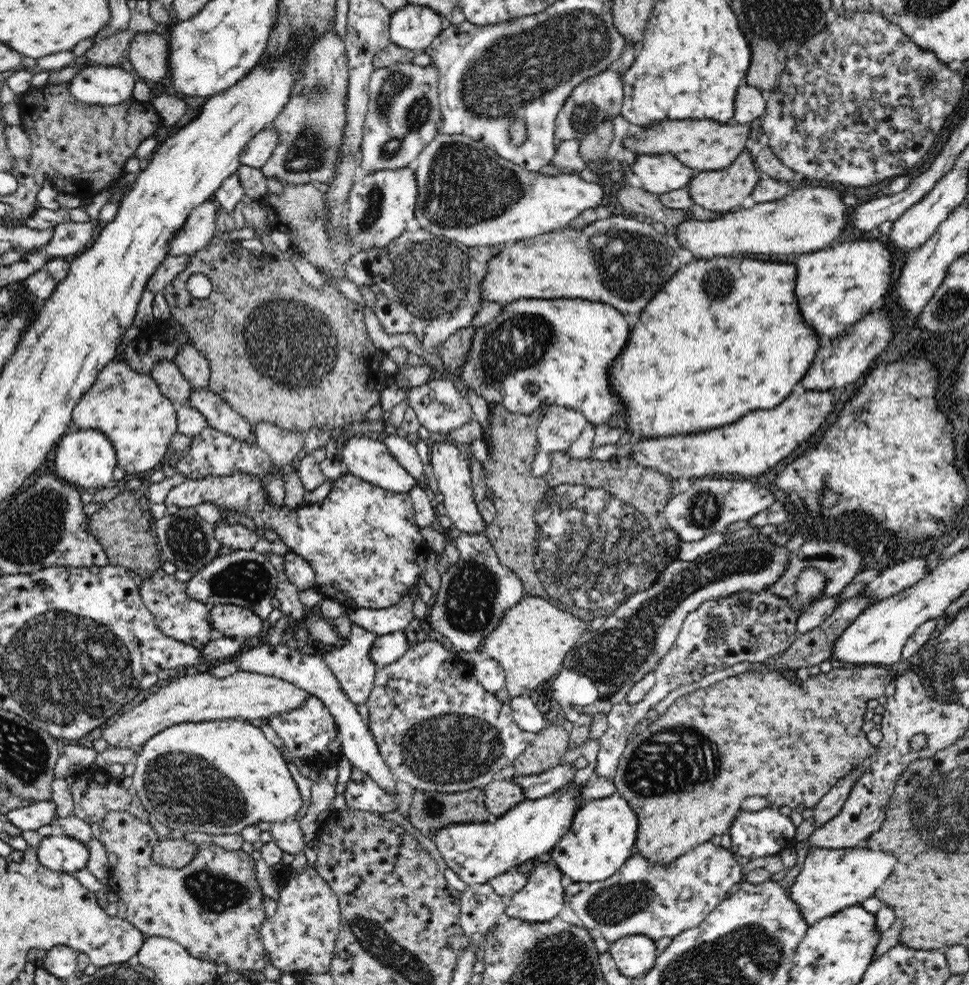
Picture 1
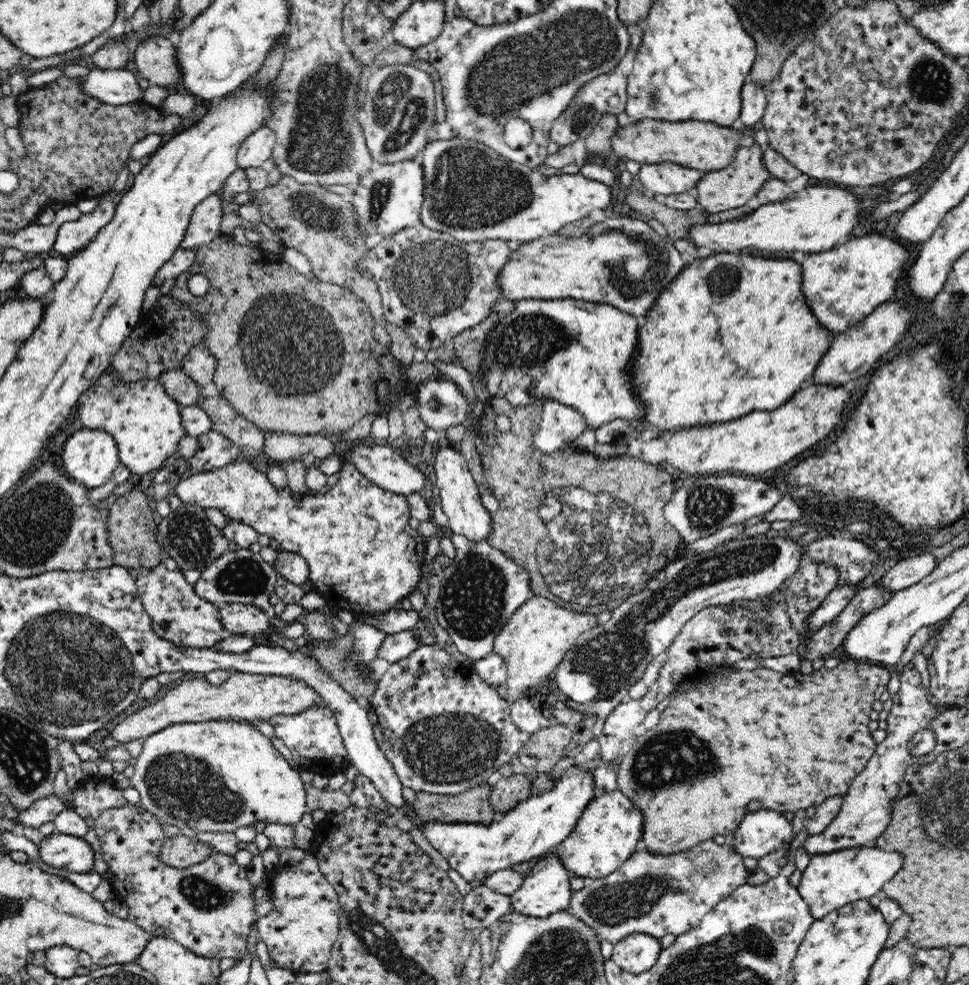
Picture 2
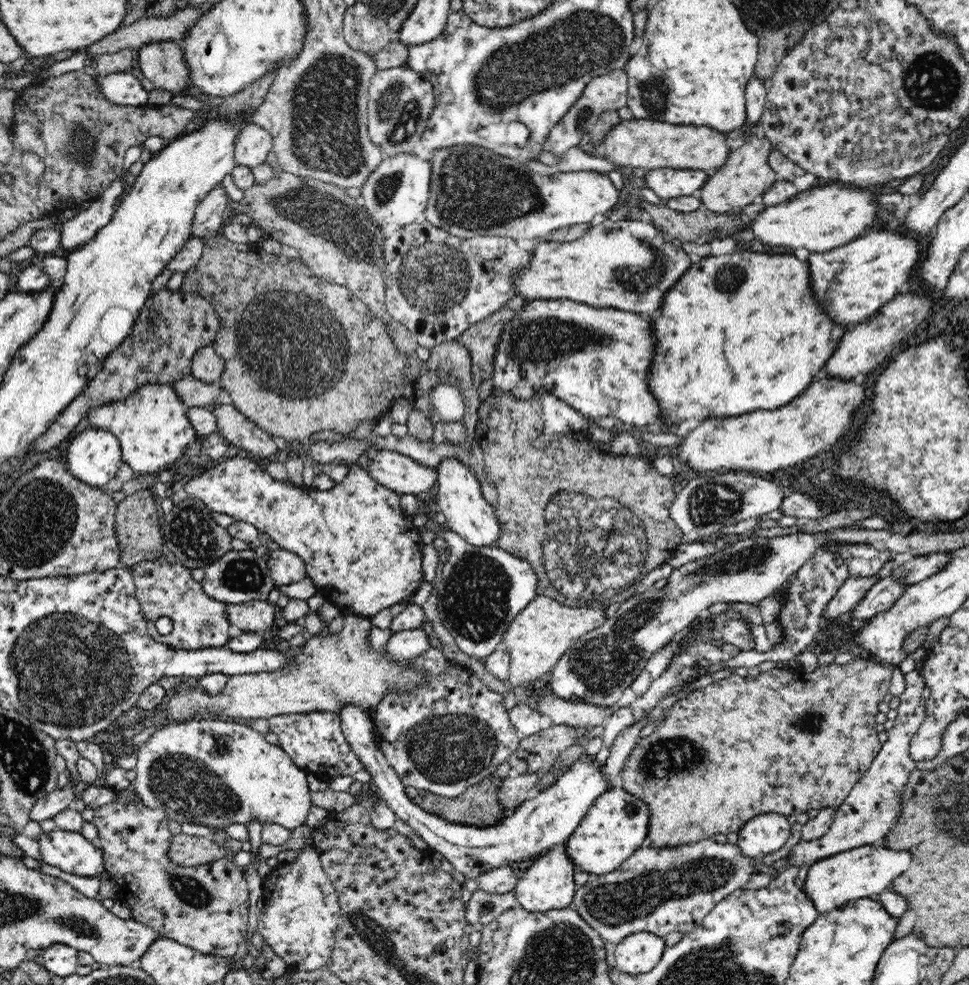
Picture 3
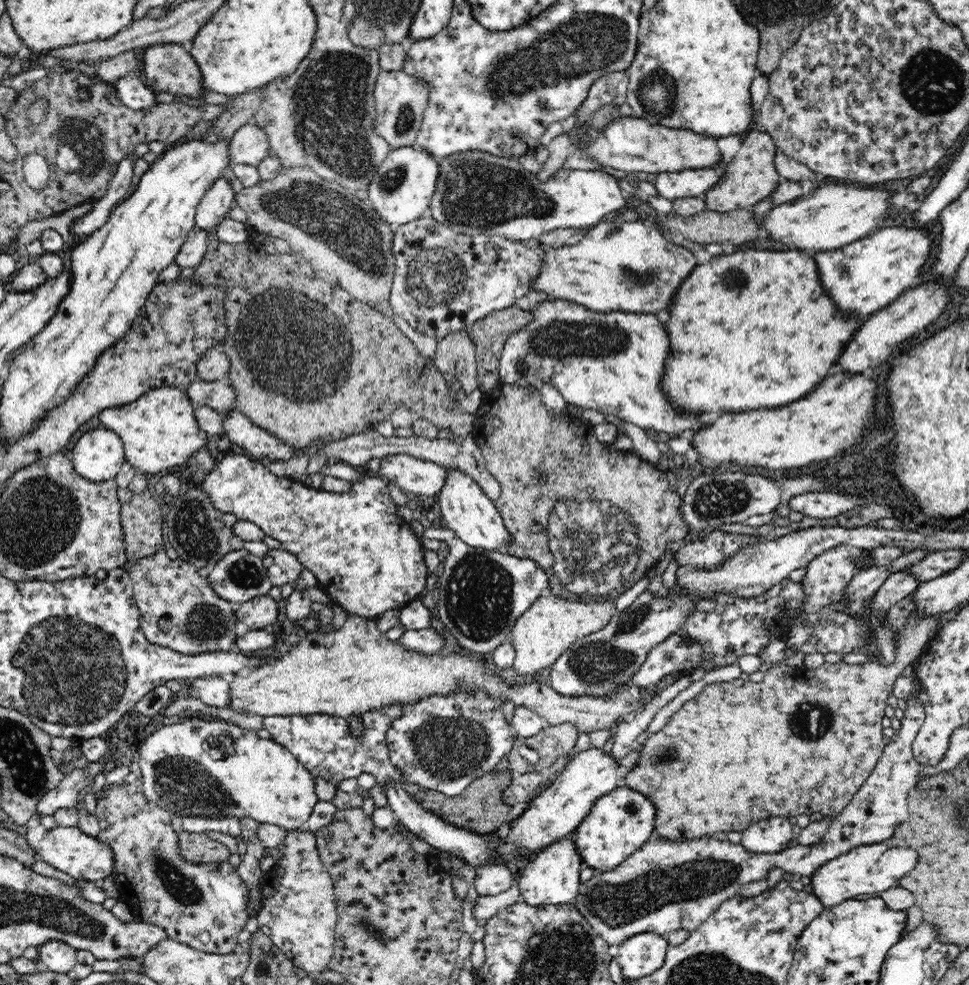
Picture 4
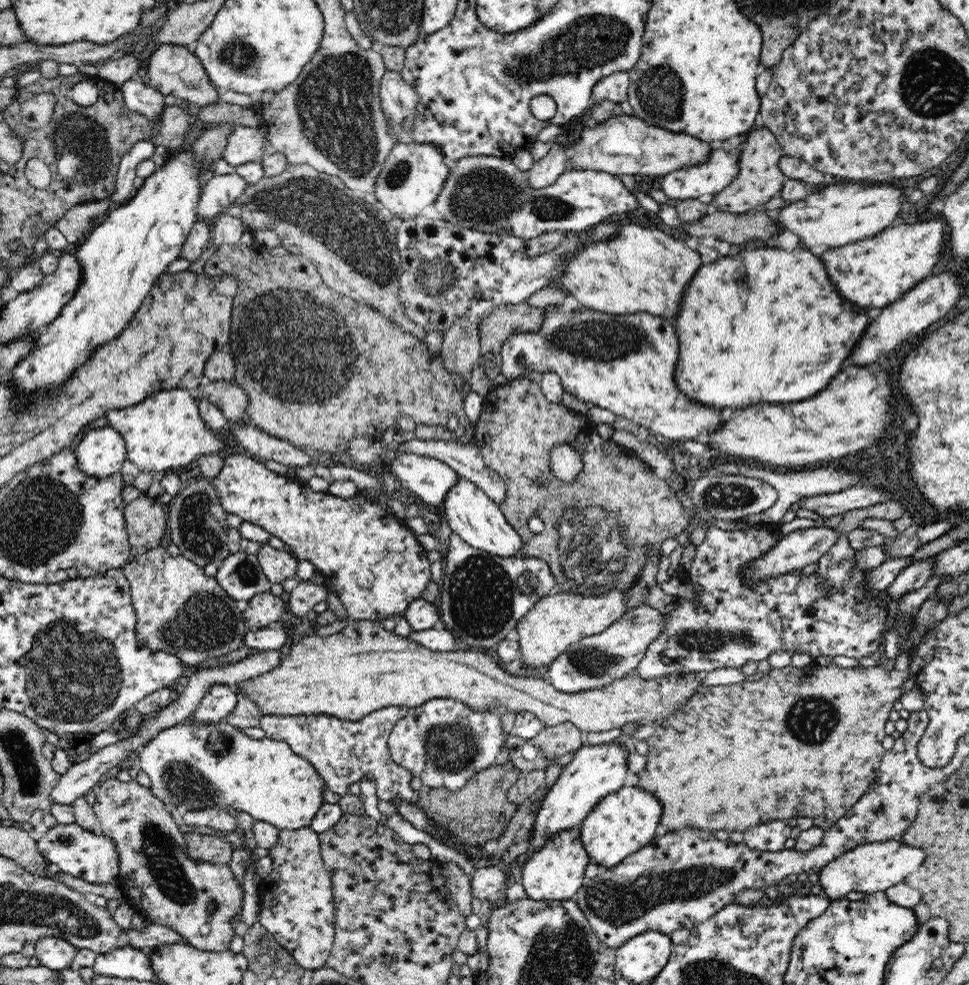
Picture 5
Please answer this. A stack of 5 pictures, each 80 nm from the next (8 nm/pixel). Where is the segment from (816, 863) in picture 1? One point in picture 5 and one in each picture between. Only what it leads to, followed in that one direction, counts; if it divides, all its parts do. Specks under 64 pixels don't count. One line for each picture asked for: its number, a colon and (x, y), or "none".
2: (829, 881)
3: (856, 874)
4: (871, 869)
5: (868, 868)

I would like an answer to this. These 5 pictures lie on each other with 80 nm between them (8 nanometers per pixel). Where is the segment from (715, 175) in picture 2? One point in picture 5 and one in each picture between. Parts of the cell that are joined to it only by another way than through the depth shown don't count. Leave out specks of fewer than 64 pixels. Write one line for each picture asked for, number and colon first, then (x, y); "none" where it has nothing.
3: (747, 174)
4: (750, 175)
5: (758, 178)

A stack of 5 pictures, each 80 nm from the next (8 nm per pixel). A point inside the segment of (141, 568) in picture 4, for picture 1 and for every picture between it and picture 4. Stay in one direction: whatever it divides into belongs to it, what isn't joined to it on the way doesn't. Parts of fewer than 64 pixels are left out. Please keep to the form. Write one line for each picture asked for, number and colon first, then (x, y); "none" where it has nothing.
1: (183, 619)
2: (179, 615)
3: (163, 589)

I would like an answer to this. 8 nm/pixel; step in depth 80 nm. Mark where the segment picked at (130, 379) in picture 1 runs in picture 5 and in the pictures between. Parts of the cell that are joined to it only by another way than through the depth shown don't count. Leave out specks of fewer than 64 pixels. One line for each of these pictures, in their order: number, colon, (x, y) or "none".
2: (142, 418)
3: (151, 425)
4: (159, 430)
5: (165, 430)

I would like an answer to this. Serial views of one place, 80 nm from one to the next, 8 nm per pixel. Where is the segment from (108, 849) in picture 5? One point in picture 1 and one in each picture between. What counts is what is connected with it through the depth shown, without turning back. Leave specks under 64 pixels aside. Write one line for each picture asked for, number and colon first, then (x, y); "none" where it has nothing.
1: (58, 852)
2: (60, 850)
3: (69, 851)
4: (68, 849)

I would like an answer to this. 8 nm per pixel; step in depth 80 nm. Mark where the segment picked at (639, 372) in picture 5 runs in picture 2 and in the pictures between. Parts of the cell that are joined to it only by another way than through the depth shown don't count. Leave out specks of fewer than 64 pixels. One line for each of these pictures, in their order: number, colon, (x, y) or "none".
2: (578, 353)
3: (597, 360)
4: (612, 362)

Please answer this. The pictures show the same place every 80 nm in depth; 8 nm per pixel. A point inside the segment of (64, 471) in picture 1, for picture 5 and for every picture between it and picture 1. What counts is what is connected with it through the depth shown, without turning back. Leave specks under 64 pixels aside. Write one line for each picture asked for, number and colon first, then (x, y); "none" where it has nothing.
2: (89, 456)
3: (93, 456)
4: (98, 454)
5: (101, 452)

